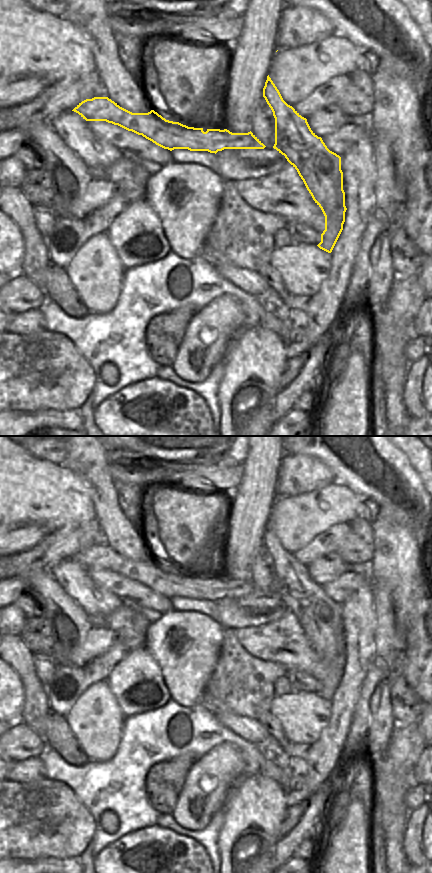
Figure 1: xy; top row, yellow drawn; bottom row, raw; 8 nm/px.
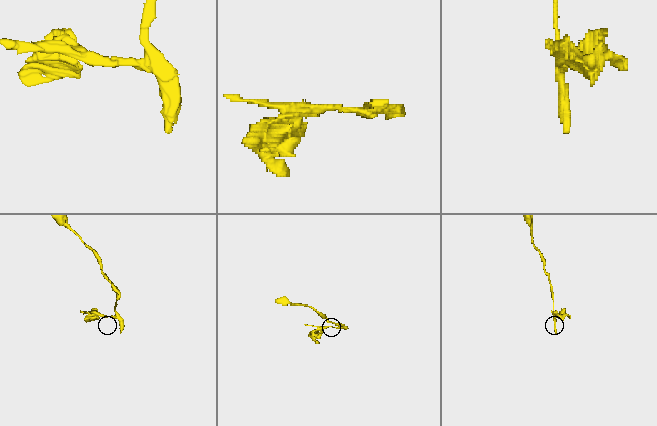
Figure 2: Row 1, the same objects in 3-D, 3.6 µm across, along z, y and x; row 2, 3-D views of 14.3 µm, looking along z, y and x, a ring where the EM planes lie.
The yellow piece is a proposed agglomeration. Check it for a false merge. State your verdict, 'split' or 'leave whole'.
leave whole

